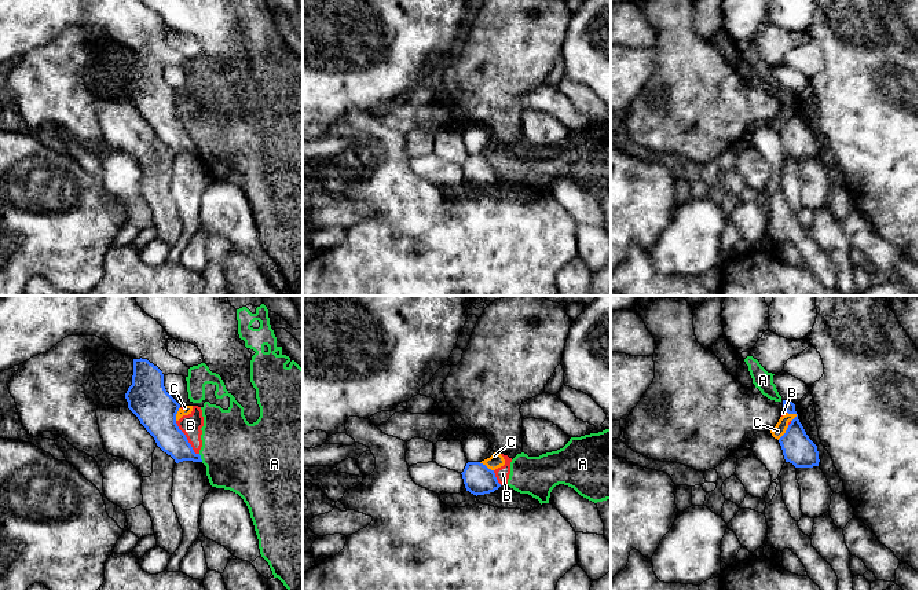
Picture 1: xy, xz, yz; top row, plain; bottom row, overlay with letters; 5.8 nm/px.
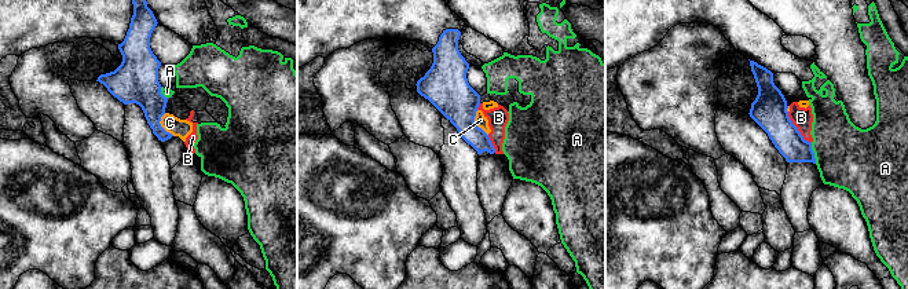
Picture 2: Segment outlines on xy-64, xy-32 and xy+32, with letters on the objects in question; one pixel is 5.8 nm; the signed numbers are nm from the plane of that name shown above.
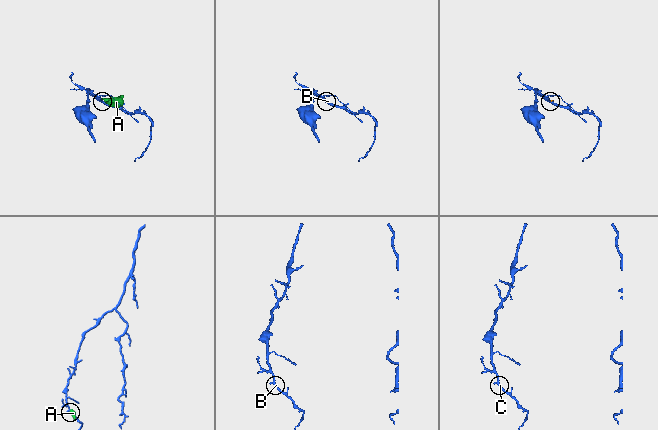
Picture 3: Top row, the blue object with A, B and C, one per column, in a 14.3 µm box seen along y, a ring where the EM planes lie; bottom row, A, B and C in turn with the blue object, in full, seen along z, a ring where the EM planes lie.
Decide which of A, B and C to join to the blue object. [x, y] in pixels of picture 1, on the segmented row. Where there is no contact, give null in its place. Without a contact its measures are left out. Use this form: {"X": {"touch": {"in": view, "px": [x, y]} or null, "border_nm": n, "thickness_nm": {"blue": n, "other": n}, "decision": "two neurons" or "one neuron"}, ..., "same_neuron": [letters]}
{"A": {"touch": {"in": "xy", "px": [200, 458]}, "border_nm": 50, "thickness_nm": {"blue": 160, "other": 420}, "decision": "two neurons"}, "B": {"touch": {"in": "xy", "px": [186, 439]}, "border_nm": 240, "thickness_nm": {"blue": 240, "other": 120}, "decision": "two neurons"}, "C": {"touch": {"in": "yz", "px": [793, 413]}, "border_nm": 70, "thickness_nm": {"blue": 180, "other": 70}, "decision": "two neurons"}, "same_neuron": []}

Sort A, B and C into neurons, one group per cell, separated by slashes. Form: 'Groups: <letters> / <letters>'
Groups: A B C

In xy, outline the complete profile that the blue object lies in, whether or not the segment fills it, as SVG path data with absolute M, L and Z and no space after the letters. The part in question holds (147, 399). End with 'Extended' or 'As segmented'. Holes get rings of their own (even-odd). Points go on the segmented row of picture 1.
M133 359L132 385L125 393L128 408L138 417L157 446L176 463L202 462L176 424L180 404L166 392L162 371L147 359Z. As segmented

